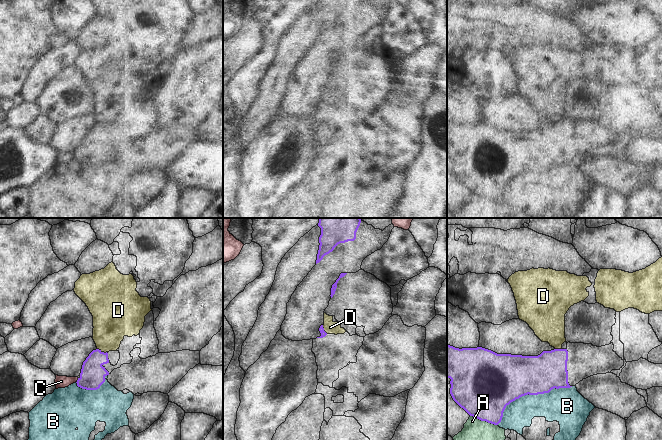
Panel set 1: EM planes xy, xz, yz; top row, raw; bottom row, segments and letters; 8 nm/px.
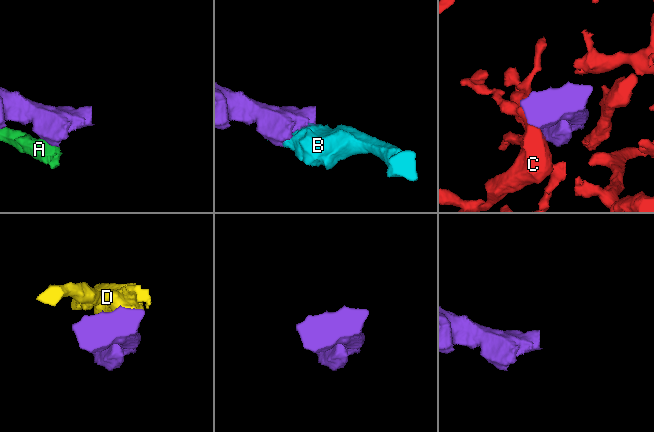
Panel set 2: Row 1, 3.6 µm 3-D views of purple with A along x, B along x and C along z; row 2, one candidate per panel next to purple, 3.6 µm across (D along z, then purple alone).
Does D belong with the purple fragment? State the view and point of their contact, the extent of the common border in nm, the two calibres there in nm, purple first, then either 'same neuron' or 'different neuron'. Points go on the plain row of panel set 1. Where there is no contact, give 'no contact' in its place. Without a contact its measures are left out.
meets purple in xy at (102, 128); contact 90 nm long; 200 nm thick on the purple side, 300 nm on the other; different neuron

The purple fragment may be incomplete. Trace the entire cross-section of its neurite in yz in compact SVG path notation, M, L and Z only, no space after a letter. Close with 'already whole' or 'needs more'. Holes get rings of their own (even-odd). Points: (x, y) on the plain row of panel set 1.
M568 118L566 125L543 127L538 132L522 132L497 130L482 123L459 125L447 120L450 170L470 192L498 201L506 182L522 172L549 169L554 164L570 164L590 152L620 146L624 136L613 125L613 119L597 123Z; needs more

